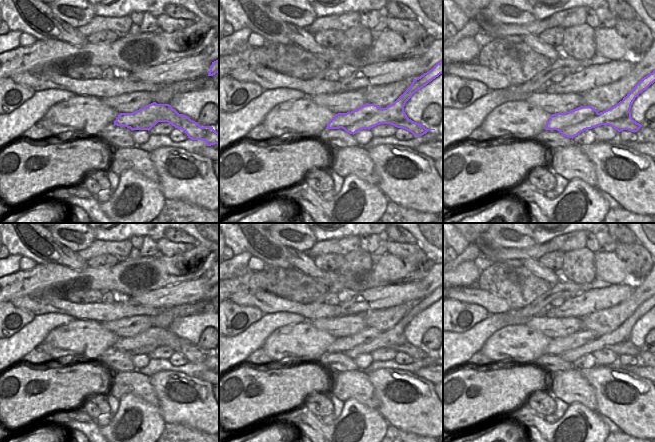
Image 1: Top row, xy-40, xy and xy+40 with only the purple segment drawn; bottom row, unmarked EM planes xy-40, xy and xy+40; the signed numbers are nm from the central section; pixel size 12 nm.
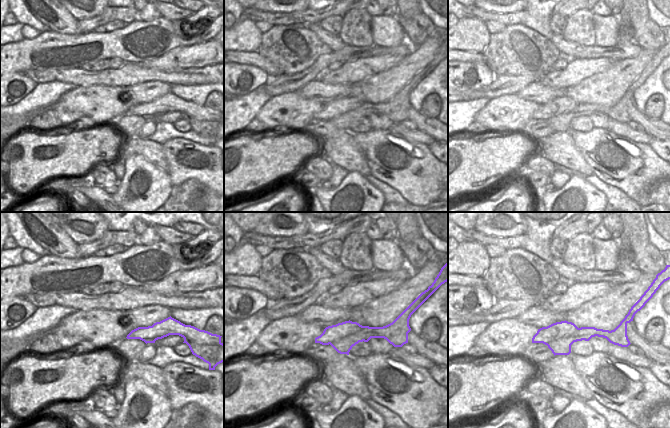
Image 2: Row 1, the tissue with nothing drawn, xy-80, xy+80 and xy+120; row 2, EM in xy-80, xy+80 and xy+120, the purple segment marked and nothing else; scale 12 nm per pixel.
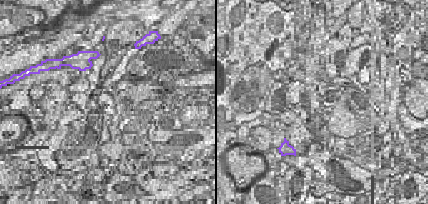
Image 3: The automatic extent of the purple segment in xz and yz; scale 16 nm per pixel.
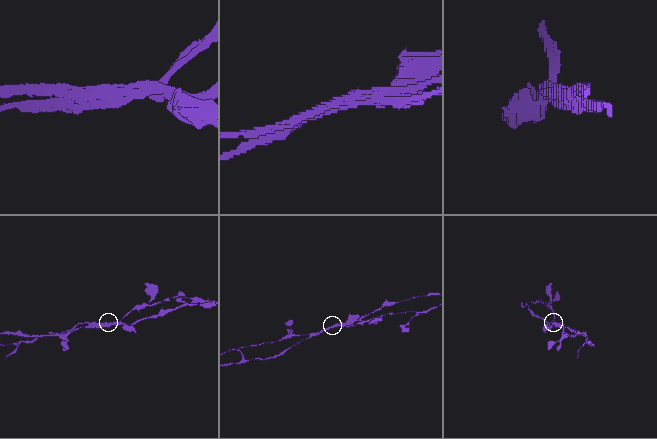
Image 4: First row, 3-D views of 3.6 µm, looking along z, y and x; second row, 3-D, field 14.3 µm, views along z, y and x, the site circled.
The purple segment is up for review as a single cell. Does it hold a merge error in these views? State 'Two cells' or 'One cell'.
Two cells

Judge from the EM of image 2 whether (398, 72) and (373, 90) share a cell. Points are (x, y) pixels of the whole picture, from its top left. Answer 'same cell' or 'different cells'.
same cell

